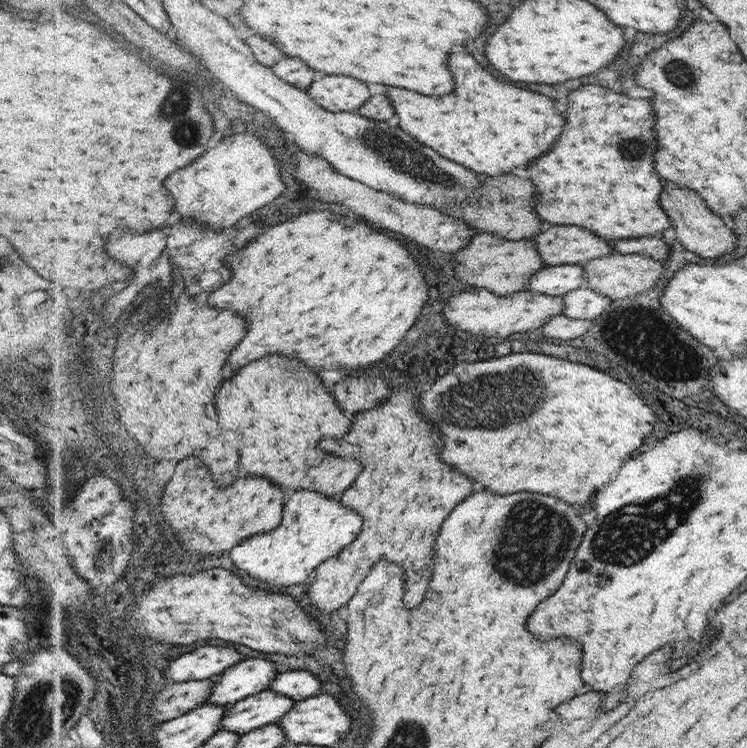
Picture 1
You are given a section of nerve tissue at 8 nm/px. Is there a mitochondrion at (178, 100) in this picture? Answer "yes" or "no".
yes

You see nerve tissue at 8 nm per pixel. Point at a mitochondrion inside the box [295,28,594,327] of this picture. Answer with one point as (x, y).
(389, 147)

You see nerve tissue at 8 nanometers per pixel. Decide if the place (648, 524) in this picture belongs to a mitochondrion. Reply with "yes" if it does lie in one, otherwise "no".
yes

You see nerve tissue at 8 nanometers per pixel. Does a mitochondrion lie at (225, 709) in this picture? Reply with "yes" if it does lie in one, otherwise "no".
no

